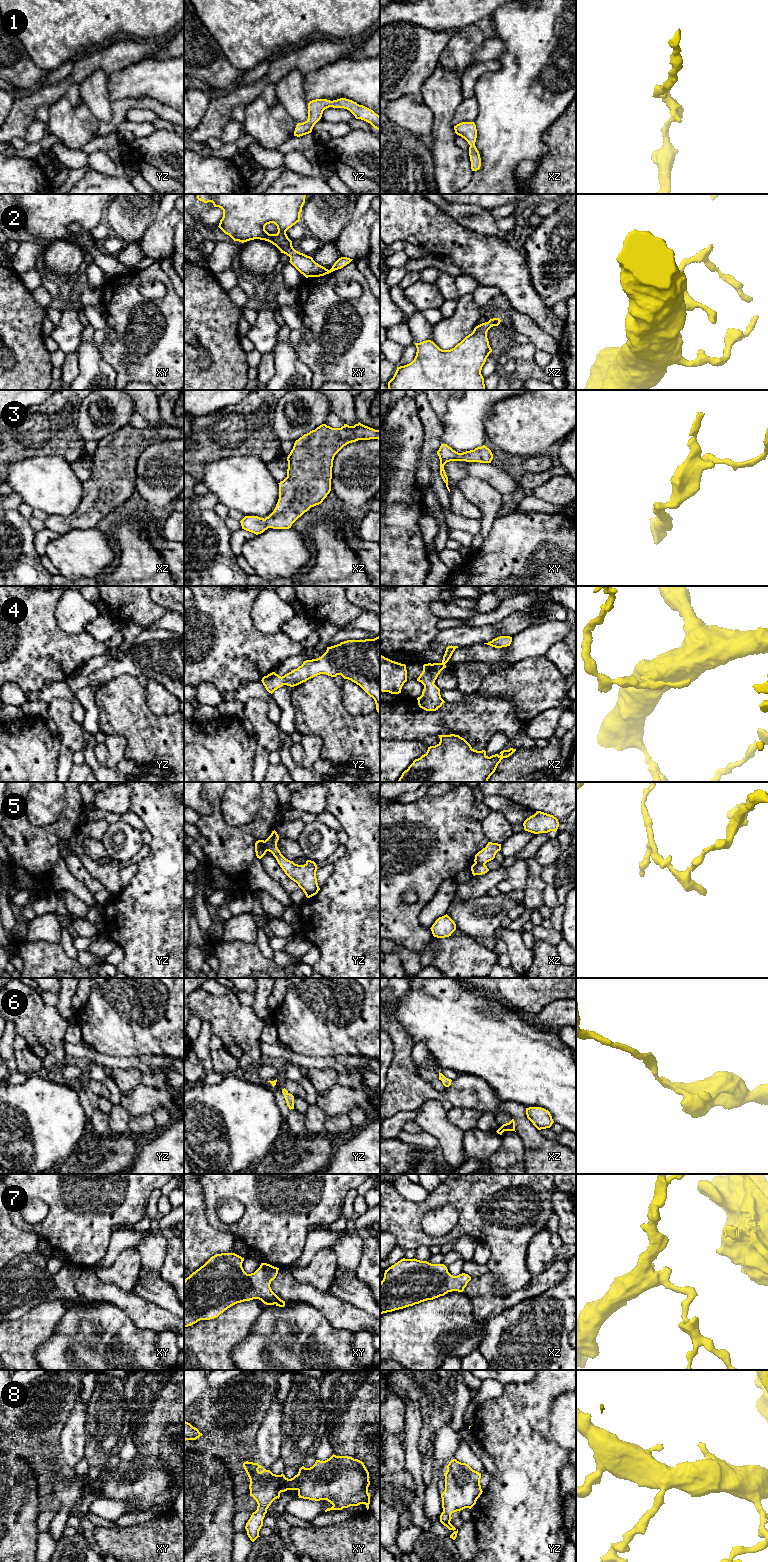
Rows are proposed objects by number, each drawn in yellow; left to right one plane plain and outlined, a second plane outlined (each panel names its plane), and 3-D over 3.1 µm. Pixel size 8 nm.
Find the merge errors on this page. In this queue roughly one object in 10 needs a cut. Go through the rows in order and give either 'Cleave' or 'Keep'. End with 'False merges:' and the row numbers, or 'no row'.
1: Keep
2: Keep
3: Keep
4: Keep
5: Cleave
6: Keep
7: Keep
8: Keep
False merges: 5

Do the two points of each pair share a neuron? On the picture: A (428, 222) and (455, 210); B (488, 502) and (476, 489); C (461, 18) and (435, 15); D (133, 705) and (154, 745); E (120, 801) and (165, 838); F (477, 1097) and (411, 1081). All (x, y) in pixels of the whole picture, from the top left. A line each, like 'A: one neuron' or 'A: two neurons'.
A: two neurons
B: one neuron
C: one neuron
D: one neuron
E: two neurons
F: one neuron

